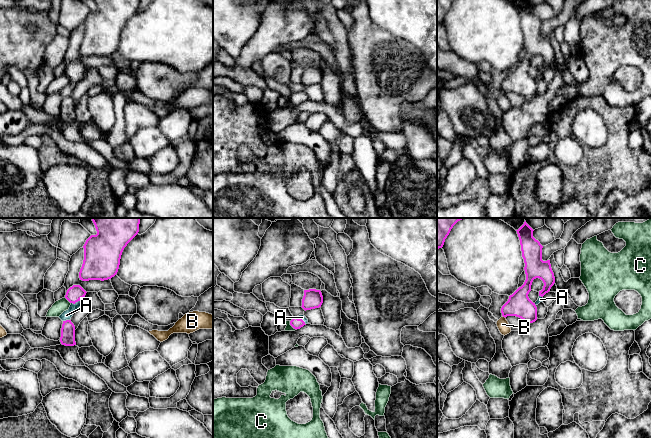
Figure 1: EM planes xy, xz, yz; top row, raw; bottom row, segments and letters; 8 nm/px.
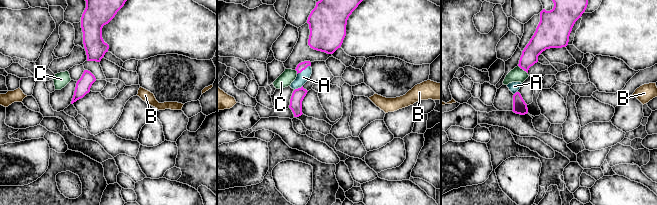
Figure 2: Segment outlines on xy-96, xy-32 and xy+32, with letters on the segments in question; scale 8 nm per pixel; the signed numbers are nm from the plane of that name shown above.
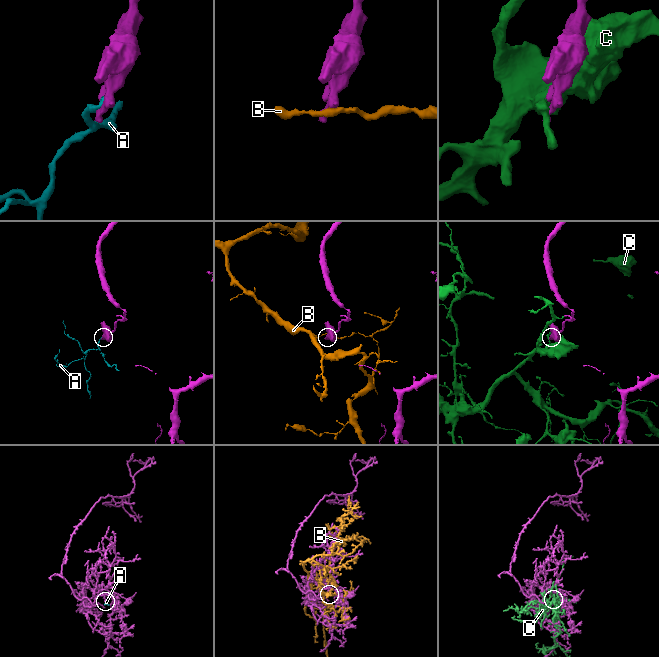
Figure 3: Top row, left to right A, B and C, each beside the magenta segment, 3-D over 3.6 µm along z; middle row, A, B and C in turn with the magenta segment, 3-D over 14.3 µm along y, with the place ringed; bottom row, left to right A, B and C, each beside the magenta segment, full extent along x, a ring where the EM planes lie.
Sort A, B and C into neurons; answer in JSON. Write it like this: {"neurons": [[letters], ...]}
{"neurons": [["A"], ["B"], ["C"]]}

